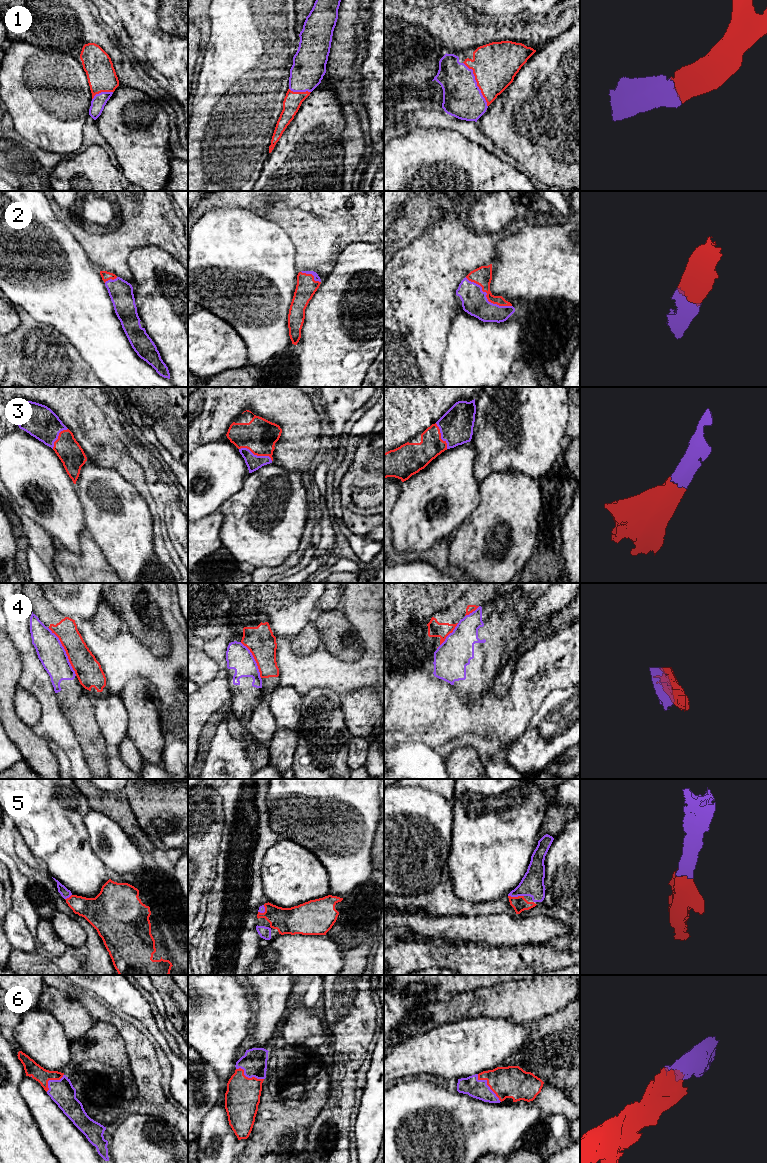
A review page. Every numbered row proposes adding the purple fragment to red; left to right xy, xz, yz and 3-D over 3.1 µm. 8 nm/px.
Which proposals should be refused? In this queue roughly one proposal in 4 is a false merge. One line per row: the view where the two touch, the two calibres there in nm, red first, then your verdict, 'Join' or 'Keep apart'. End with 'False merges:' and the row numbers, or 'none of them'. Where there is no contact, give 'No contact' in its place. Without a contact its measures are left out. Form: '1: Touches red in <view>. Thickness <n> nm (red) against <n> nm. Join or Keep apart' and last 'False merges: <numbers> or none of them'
1: Touches red in yz. Thickness 360 nm (red) against 320 nm. Join
2: Touches red in yz. Thickness 150 nm (red) against 200 nm. Join
3: Touches red in xz. Thickness 280 nm (red) against 120 nm. Join
4: Touches red in xy. Thickness 220 nm (red) against 220 nm. Keep apart
5: Touches red in yz. Thickness 120 nm (red) against 190 nm. Join
6: Touches red in yz. Thickness 260 nm (red) against 150 nm. Join
False merges: 4

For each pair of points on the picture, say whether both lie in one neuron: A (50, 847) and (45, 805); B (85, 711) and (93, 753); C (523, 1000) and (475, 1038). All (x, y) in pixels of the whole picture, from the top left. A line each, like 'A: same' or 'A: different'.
A: same
B: same
C: different

